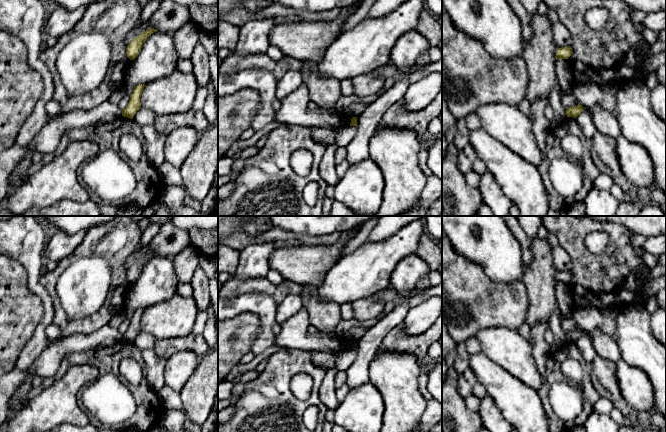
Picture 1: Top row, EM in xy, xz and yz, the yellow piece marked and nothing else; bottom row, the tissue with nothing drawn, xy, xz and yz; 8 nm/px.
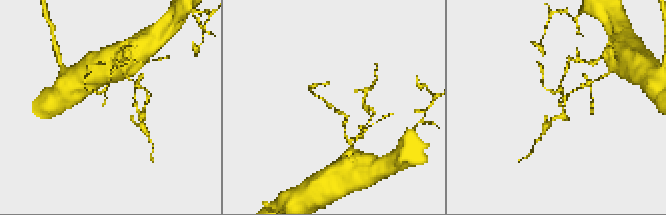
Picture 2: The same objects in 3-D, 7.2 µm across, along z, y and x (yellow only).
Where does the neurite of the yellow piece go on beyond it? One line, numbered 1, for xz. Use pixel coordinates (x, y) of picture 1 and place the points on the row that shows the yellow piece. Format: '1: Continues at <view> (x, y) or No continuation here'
1: No continuation here

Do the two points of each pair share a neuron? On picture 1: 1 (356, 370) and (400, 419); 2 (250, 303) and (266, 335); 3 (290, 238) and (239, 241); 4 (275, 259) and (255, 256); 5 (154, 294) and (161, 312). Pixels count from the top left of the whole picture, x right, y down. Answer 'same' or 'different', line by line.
1: different
2: same
3: same
4: different
5: different

